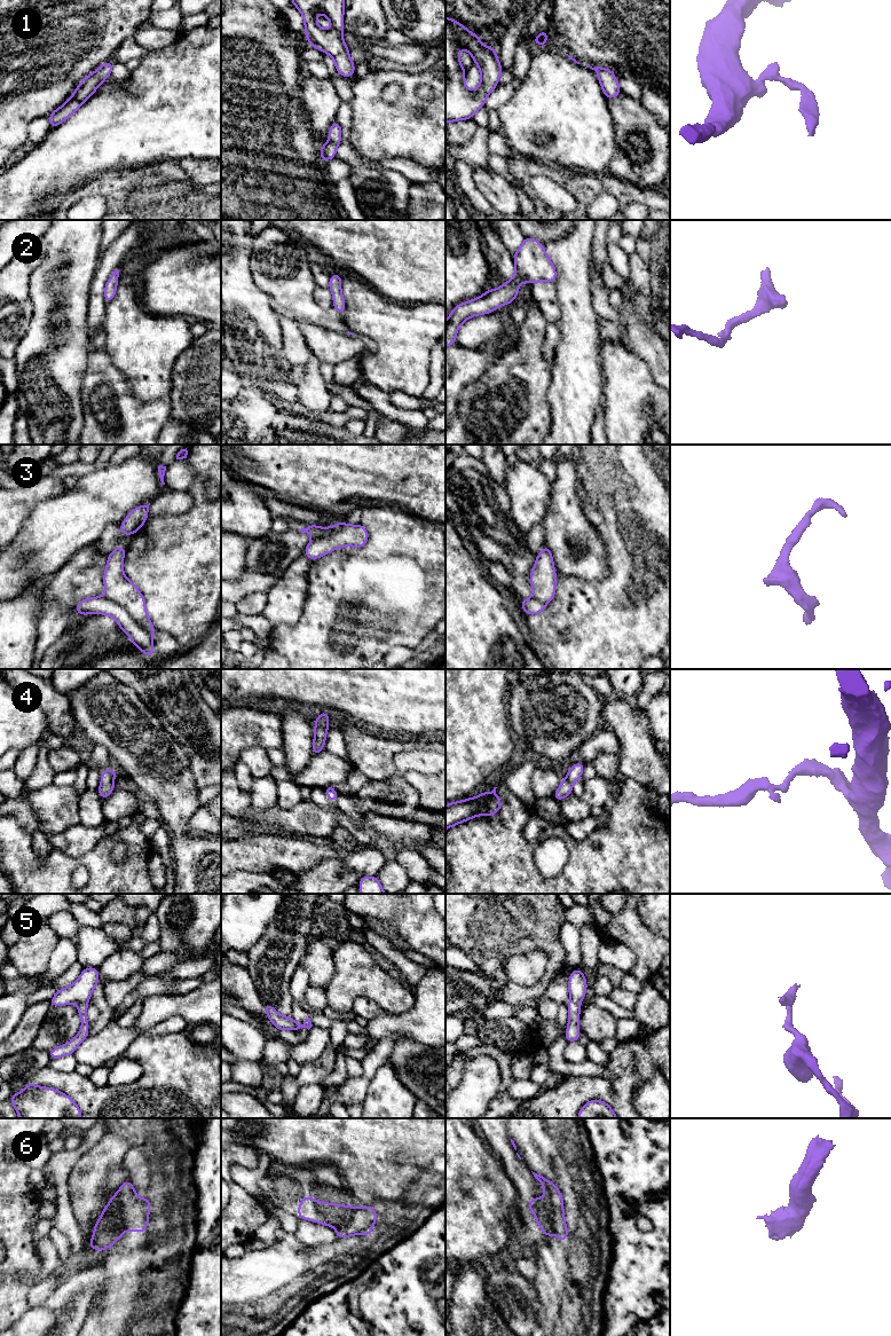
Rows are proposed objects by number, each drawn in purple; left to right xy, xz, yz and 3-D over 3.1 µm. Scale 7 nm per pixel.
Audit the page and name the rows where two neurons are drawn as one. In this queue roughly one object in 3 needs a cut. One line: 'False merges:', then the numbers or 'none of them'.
False merges: 3, 6

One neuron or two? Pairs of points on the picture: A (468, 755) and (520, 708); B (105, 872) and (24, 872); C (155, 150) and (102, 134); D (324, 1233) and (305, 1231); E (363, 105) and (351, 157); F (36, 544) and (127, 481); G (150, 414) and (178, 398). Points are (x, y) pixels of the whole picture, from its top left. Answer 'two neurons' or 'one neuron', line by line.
A: two neurons
B: one neuron
C: one neuron
D: one neuron
E: two neurons
F: one neuron
G: two neurons

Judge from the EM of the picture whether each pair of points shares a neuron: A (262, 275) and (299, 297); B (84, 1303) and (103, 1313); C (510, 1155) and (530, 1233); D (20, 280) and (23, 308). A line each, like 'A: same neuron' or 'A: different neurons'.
A: same neuron
B: different neurons
C: same neuron
D: same neuron

